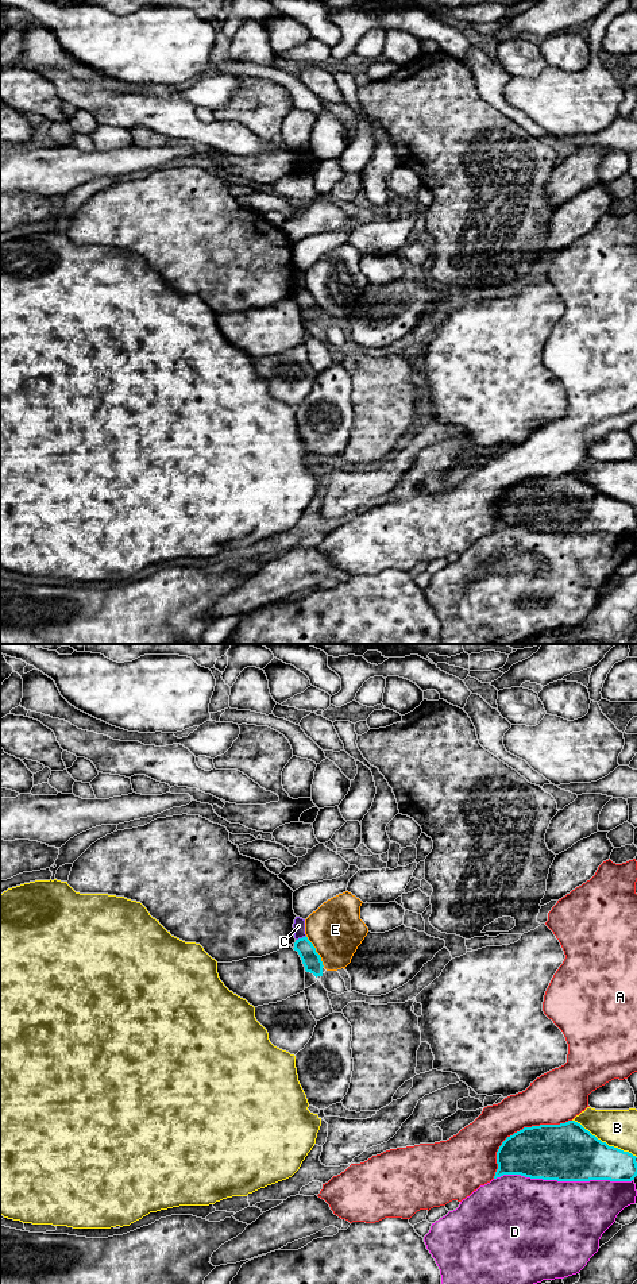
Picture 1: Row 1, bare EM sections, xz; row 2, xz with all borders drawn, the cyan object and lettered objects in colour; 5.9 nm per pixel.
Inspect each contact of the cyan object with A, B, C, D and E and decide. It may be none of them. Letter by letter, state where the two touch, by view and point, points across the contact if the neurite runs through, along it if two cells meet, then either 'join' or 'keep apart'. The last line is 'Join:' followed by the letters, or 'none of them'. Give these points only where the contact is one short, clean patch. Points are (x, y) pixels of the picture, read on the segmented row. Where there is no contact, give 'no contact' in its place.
A: meets cyan in xz at (520, 1130); keep apart
B: meets cyan in xz at (605, 1142); keep apart
C: meets cyan in xz at (300, 939); border along xz (305, 934), (296, 940); keep apart
D: meets cyan in xz at (563, 1180); keep apart
E: meets cyan in xz at (315, 951); keep apart
Join: none of them

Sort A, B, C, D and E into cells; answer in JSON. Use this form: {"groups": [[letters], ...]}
{"groups": [["A"], ["B"], ["C"], ["D"], ["E"]]}

